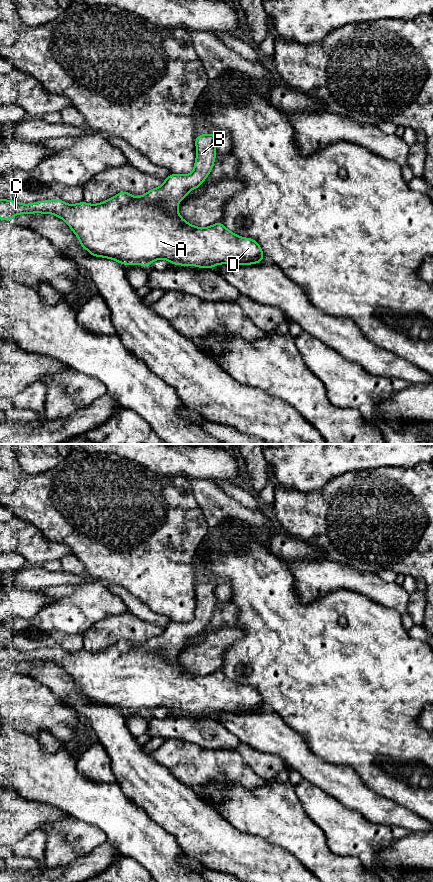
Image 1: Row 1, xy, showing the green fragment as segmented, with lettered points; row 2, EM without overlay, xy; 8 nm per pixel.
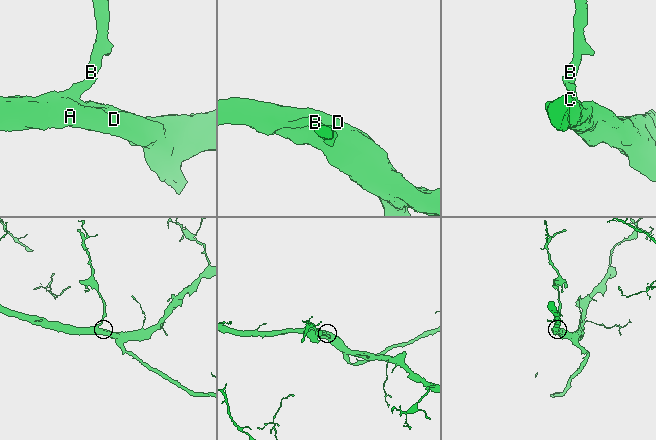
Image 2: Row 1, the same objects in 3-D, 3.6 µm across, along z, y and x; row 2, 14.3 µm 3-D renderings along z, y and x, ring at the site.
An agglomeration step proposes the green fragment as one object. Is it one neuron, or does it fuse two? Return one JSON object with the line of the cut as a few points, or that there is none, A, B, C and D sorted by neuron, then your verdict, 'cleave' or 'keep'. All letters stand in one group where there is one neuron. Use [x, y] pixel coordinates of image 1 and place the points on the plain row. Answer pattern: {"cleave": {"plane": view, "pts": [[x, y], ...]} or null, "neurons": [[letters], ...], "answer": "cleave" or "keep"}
{"cleave": null, "neurons": [["A", "B", "C", "D"]], "answer": "keep"}

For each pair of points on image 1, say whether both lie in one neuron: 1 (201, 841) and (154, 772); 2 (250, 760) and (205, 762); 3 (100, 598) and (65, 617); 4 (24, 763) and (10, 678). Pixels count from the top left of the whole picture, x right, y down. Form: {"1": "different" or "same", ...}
{"1": "same", "2": "different", "3": "same", "4": "different"}

